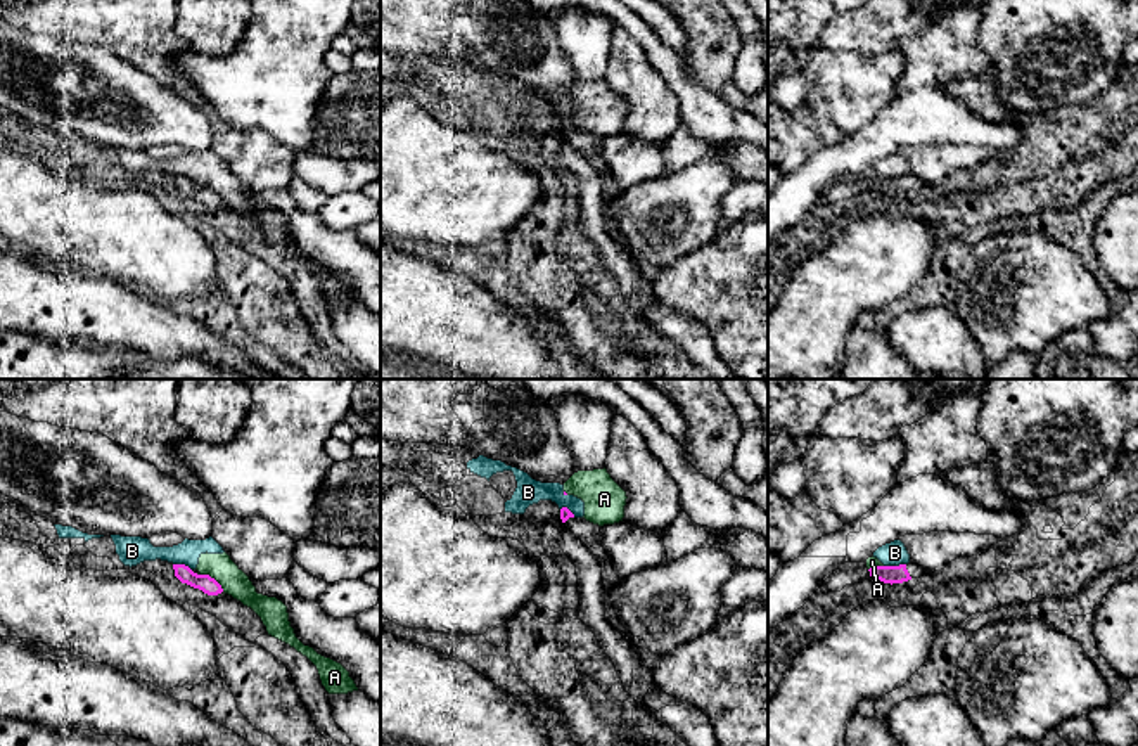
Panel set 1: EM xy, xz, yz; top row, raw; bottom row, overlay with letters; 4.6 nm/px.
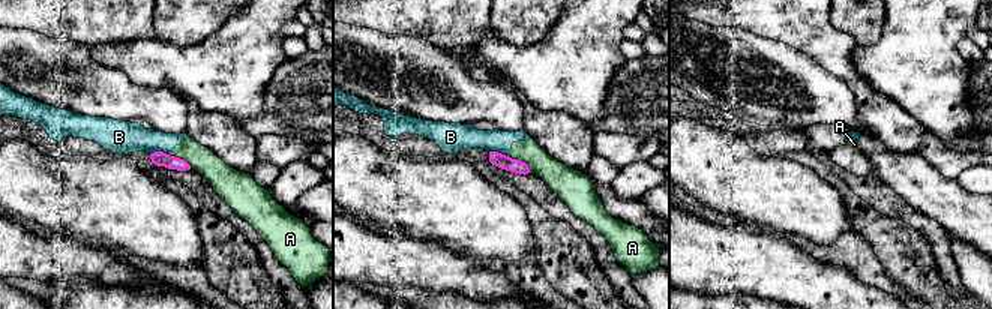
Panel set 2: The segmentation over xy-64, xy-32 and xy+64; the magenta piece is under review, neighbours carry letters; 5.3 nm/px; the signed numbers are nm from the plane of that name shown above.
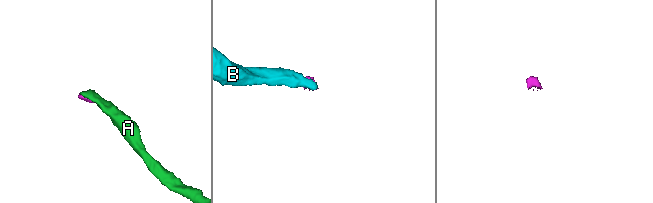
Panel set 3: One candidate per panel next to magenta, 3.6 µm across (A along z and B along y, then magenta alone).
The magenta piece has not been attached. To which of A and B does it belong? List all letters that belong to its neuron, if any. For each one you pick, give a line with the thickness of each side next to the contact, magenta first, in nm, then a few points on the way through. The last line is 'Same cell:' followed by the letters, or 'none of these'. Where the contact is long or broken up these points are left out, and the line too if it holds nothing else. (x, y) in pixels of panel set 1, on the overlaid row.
Same cell: none of these

